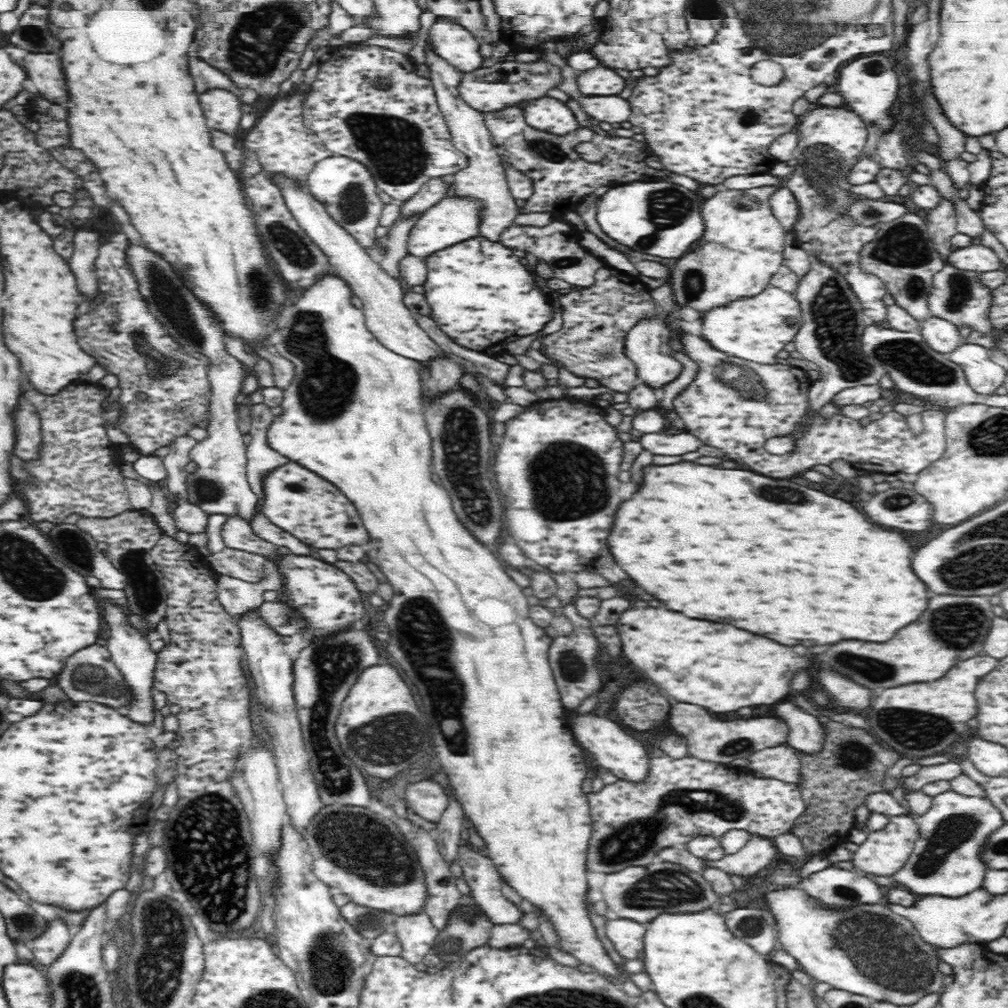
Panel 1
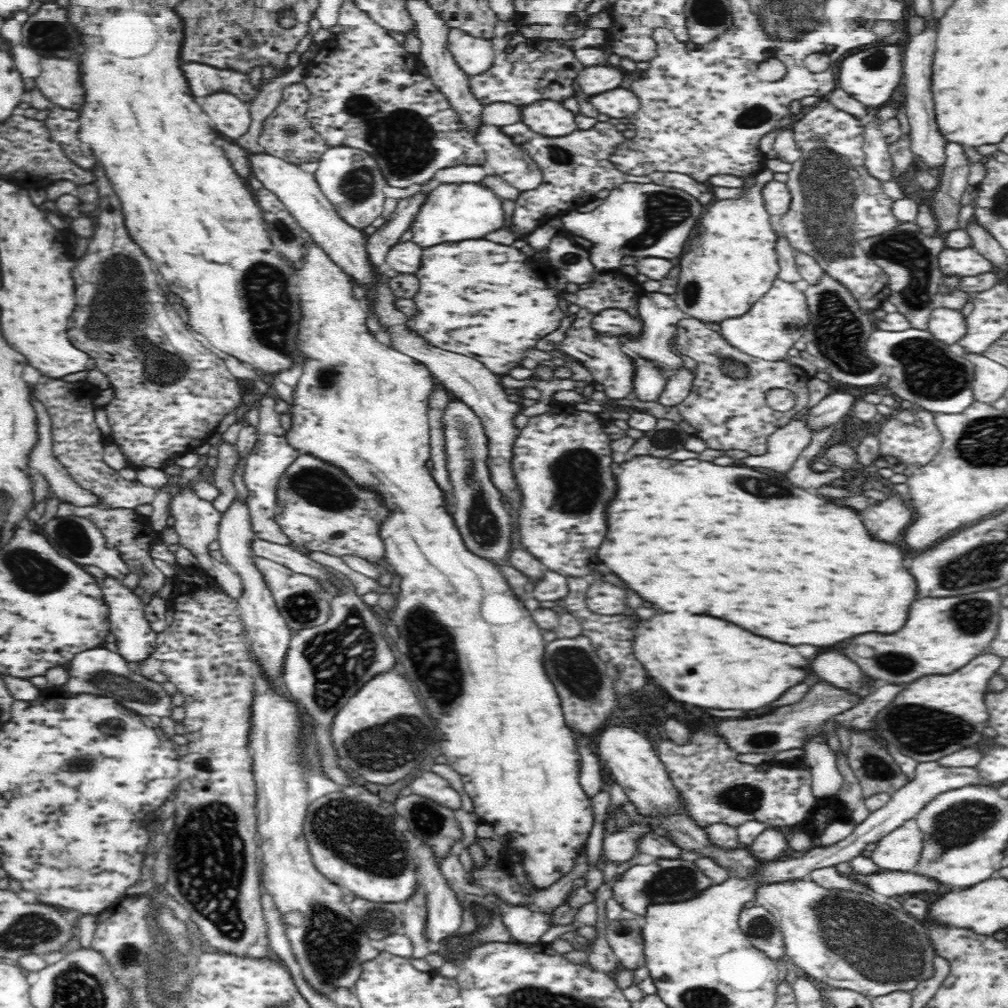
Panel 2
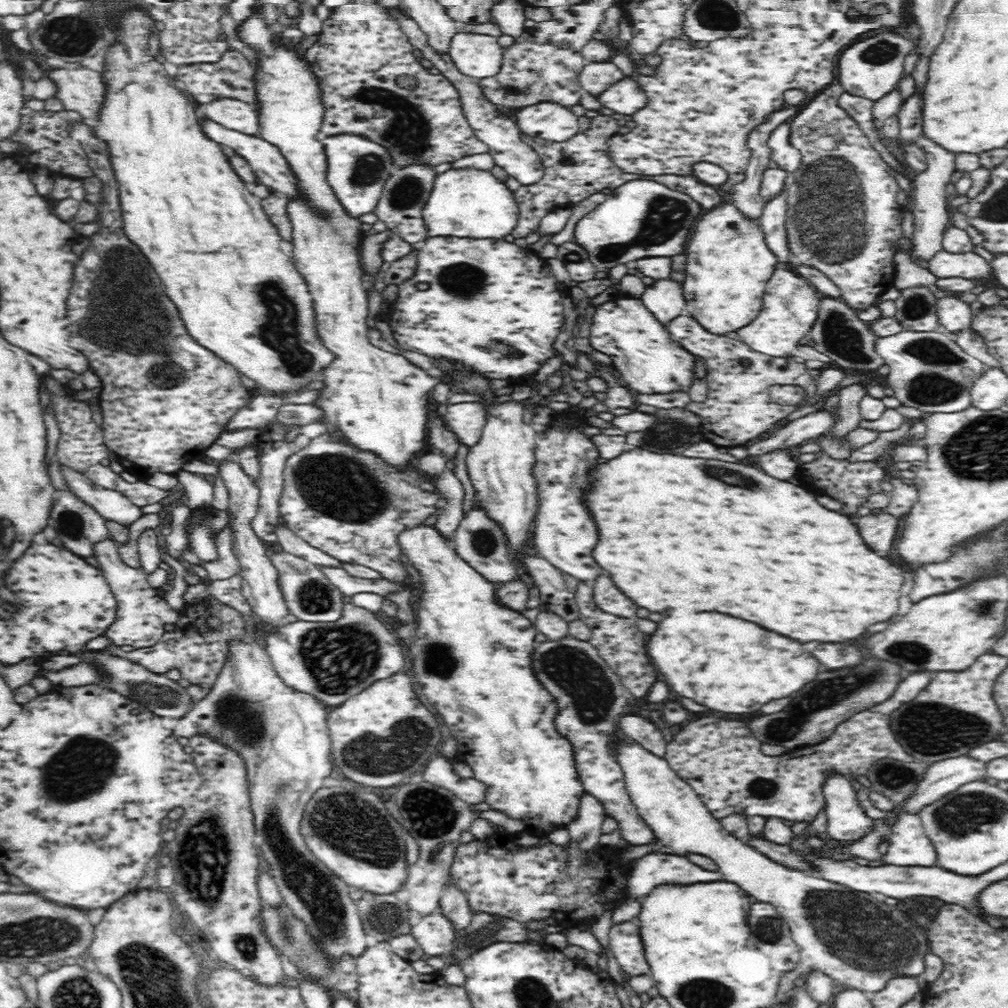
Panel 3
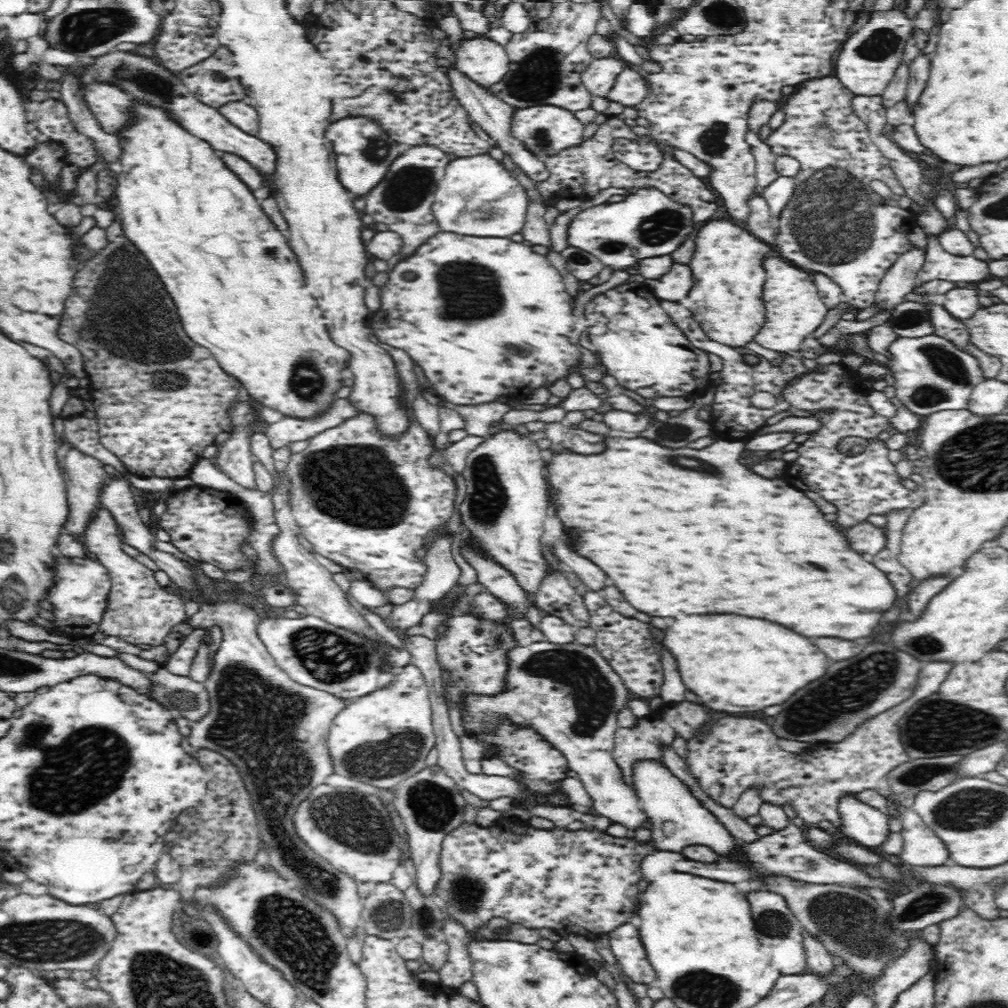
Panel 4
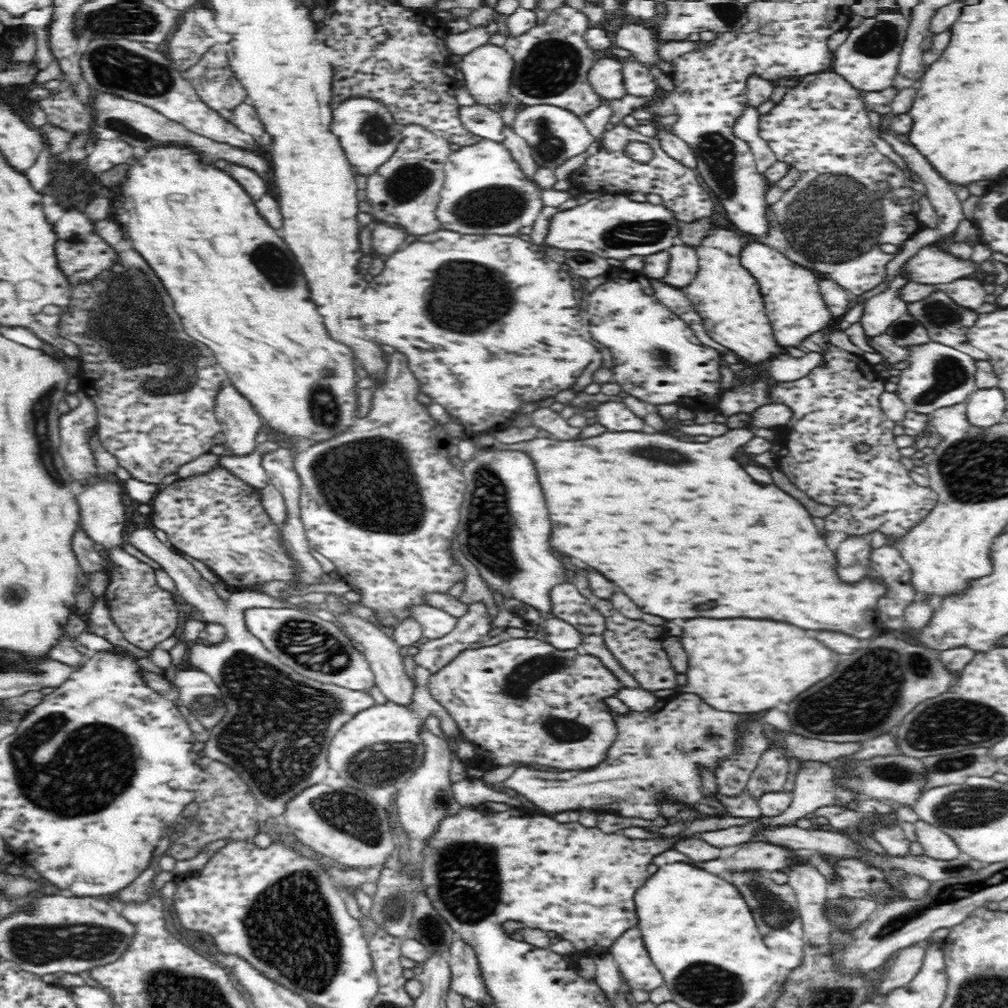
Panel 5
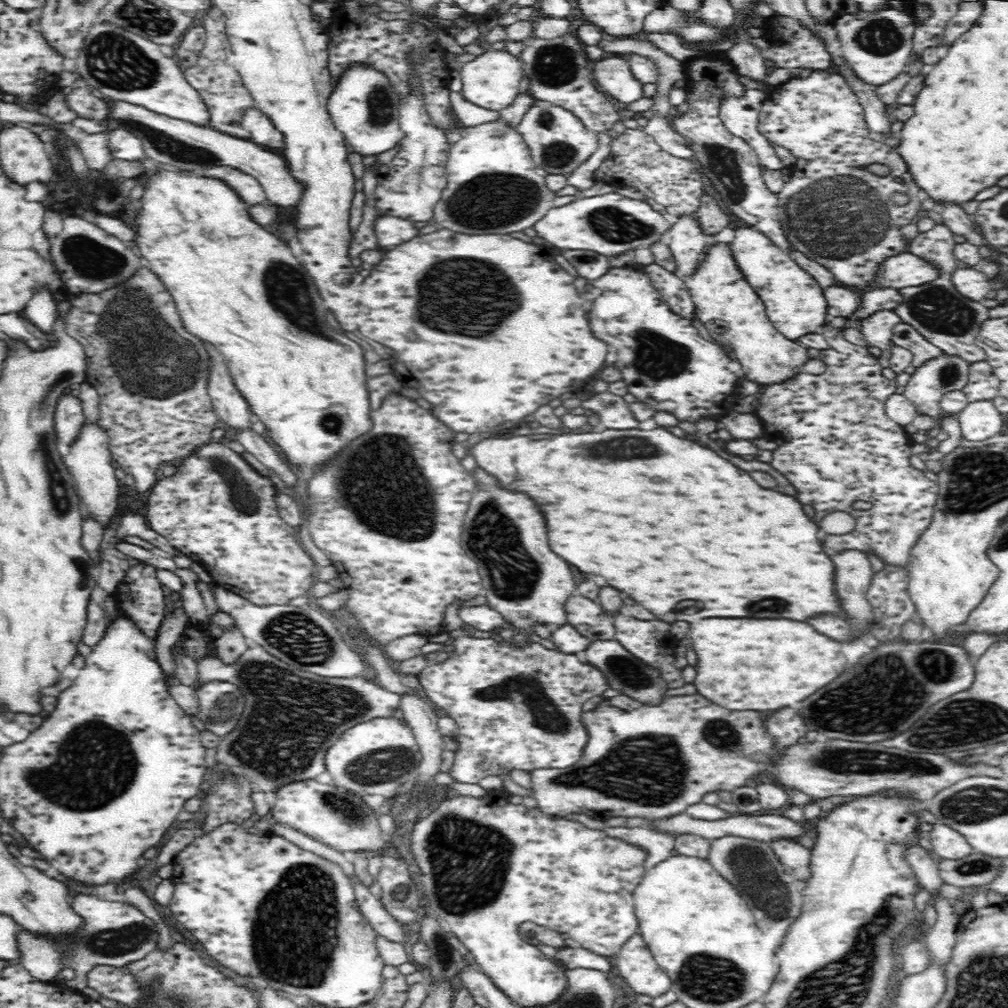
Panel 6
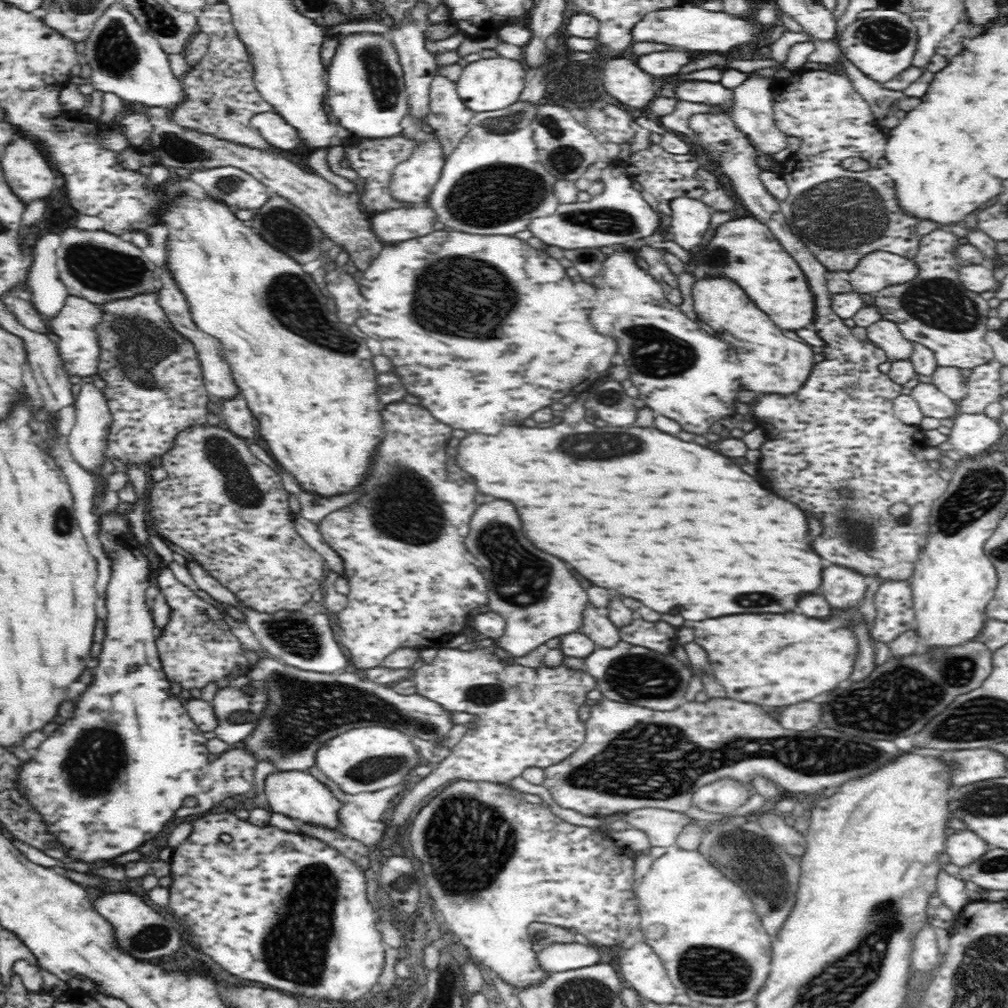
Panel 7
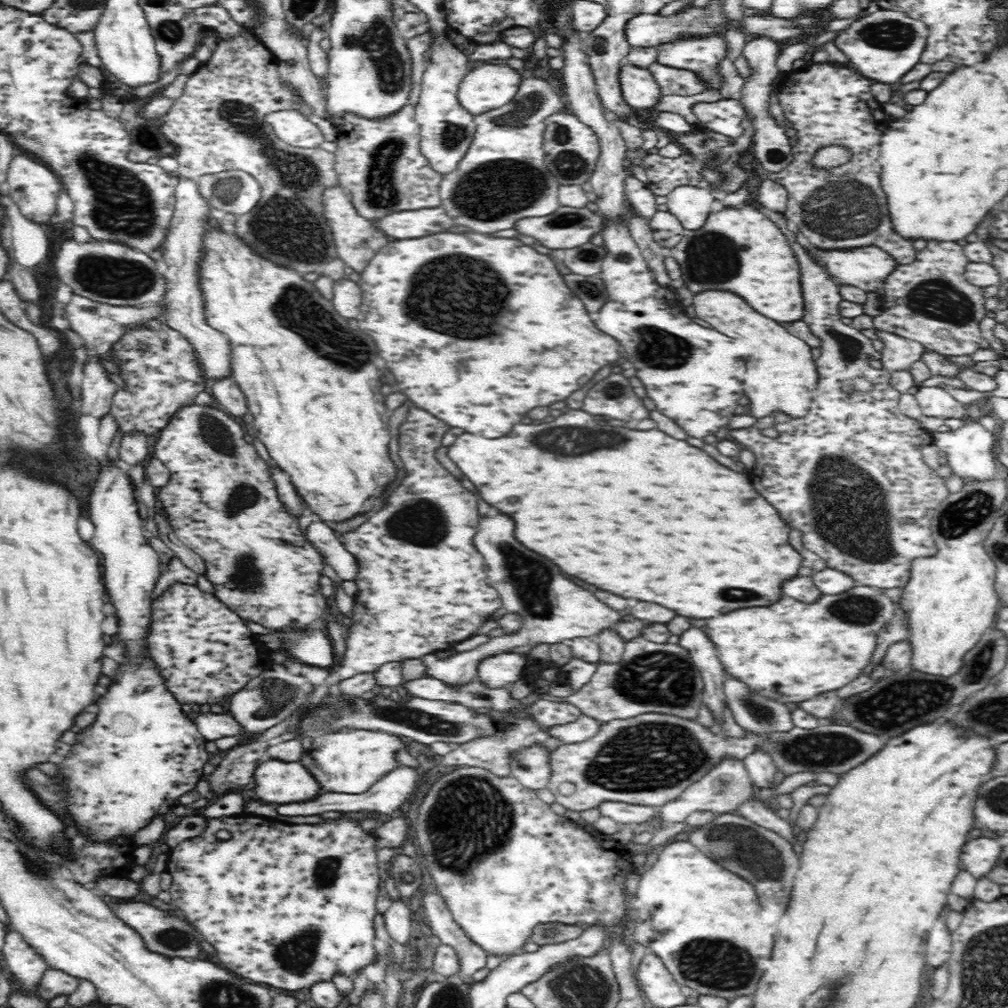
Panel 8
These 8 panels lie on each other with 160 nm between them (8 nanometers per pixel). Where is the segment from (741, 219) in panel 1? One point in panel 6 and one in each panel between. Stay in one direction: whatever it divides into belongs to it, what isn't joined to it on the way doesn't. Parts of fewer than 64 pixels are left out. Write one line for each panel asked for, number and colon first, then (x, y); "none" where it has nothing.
2: (733, 263)
3: (728, 264)
4: (727, 267)
5: (727, 296)
6: (727, 305)

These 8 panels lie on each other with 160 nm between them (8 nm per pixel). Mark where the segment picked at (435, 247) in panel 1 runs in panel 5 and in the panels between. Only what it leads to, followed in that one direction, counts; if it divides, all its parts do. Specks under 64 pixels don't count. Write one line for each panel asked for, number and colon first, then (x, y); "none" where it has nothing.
2: (452, 213)
3: (468, 203)
4: (477, 196)
5: (484, 193)

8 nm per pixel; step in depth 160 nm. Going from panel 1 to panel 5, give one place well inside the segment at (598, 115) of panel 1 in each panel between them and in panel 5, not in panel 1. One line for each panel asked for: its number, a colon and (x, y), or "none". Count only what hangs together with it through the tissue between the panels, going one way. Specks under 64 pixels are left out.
2: (621, 103)
3: (625, 97)
4: (630, 88)
5: (638, 81)

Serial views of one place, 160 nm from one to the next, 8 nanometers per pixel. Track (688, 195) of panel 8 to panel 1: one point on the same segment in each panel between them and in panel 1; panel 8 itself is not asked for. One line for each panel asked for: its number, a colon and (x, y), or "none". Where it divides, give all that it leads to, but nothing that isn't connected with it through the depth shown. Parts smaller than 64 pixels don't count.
1: (648, 344)
2: (659, 315)
3: (664, 300)
4: (672, 287)
5: (684, 266)
6: (686, 242)
7: (691, 219)

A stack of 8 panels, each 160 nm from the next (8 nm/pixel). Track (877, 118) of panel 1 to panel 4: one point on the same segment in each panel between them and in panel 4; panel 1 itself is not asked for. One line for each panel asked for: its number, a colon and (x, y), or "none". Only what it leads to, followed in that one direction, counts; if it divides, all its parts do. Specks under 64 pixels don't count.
2: (870, 76)
3: (872, 69)
4: (868, 62)

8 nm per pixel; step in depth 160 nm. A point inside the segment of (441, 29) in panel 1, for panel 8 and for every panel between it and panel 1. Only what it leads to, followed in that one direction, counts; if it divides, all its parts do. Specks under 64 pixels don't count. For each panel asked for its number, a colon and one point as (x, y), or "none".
2: (474, 55)
3: (478, 56)
4: (483, 60)
5: (486, 71)
6: (492, 80)
7: (486, 84)
8: (492, 85)

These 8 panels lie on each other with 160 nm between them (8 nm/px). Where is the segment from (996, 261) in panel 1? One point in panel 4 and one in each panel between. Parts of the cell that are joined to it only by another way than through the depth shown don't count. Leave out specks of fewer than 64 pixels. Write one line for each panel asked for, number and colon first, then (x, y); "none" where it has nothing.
2: (963, 262)
3: (973, 265)
4: (940, 264)

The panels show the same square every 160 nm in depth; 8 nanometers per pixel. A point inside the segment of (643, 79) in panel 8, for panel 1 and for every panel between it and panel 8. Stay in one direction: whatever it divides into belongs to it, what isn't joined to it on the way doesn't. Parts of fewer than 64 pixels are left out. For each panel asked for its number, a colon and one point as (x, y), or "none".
1: (599, 82)
2: (597, 79)
3: (596, 77)
4: (598, 77)
5: (605, 77)
6: (612, 74)
7: (621, 77)

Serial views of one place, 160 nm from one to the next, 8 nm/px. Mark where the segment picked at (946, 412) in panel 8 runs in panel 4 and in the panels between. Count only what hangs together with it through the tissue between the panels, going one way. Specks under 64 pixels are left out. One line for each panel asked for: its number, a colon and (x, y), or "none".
4: (931, 374)
5: (937, 376)
6: (938, 376)
7: (933, 403)

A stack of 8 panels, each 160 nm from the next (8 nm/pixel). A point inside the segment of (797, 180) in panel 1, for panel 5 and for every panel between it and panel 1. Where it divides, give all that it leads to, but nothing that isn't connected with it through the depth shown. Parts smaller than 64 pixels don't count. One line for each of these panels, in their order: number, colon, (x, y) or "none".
2: (834, 204)
3: (843, 214)
4: (833, 216)
5: (836, 212)

